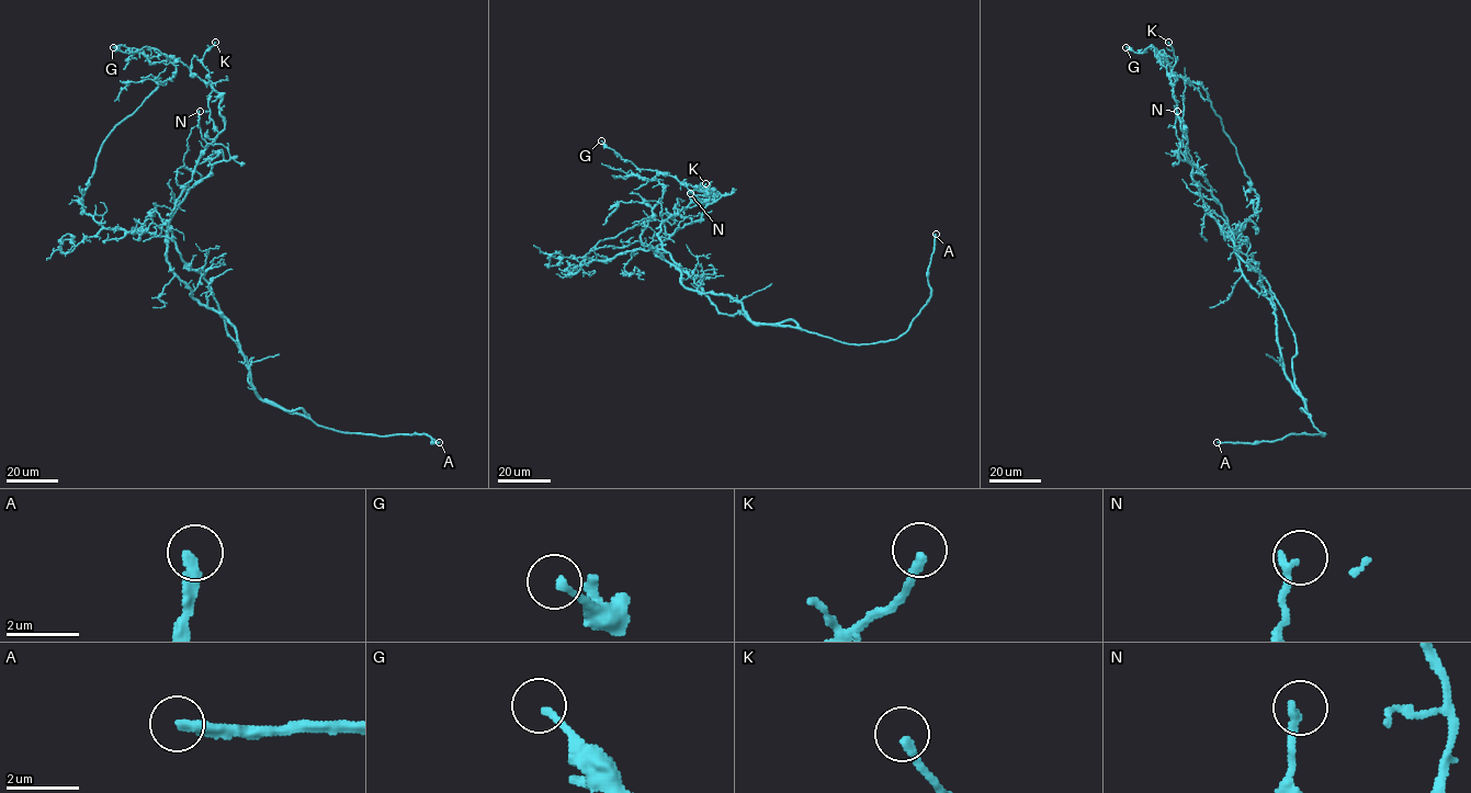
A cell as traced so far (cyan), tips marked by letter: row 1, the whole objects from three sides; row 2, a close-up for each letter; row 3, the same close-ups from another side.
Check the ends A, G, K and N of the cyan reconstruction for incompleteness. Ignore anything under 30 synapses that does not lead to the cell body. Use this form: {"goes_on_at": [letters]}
{"goes_on_at": ["A"]}

